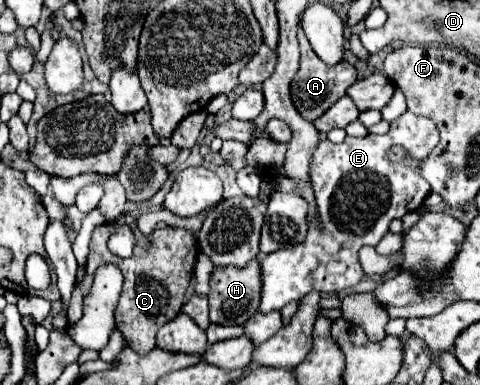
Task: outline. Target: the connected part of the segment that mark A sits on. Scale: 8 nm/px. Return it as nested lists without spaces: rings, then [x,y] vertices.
[[[301,22],[298,23],[297,38],[300,47],[300,70],[298,74],[294,76],[292,84],[290,84],[290,92],[292,92],[292,102],[296,106],[296,110],[300,112],[302,118],[306,118],[308,122],[314,122],[316,118],[320,118],[326,108],[330,108],[336,100],[340,100],[346,90],[356,82],[358,74],[356,74],[356,68],[348,62],[342,62],[342,64],[336,64],[336,66],[326,66],[322,64],[322,60],[314,54],[308,38],[302,30]]]

